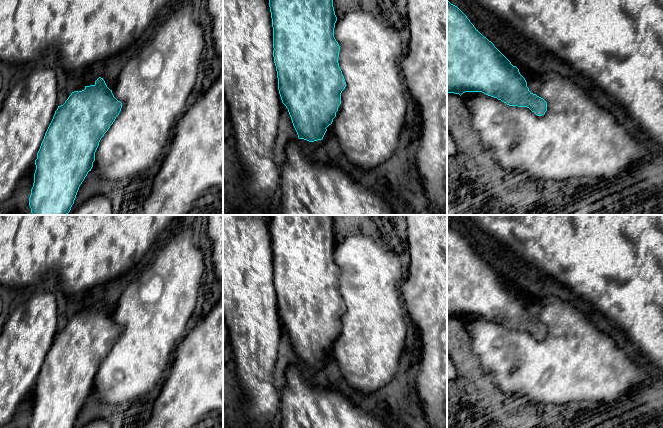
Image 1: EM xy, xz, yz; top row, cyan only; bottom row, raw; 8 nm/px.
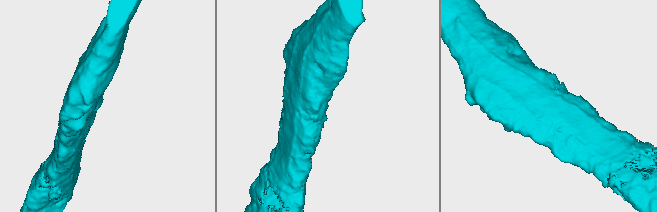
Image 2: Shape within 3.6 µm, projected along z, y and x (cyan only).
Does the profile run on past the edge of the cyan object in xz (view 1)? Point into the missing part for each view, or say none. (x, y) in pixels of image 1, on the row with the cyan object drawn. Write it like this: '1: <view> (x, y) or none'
1: none

